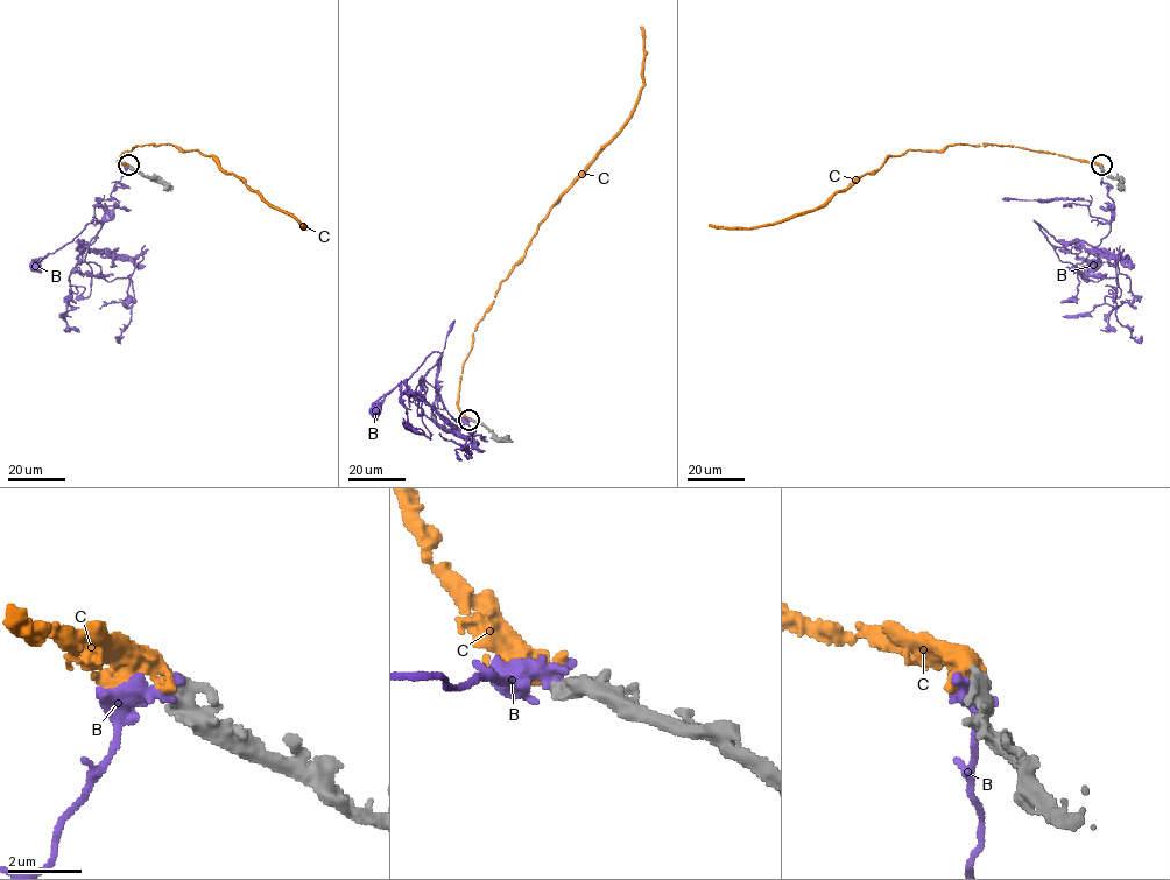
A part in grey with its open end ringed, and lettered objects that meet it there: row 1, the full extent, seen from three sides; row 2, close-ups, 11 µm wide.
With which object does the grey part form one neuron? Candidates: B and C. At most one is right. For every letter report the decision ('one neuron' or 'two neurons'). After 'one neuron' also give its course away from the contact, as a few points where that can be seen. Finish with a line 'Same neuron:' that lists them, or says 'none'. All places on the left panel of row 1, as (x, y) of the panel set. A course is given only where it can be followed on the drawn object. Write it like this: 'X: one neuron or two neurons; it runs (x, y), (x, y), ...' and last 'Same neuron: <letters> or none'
B: two neurons
C: one neuron; it runs (129, 164), (118, 161), (136, 145), (197, 150), (301, 224)
Same neuron: C

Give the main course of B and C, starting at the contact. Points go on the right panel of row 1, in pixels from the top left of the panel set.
B: (1101, 167), (1114, 213), (1111, 230), (1098, 245), (1079, 240), (1055, 247), (1034, 220), (1092, 267)
C: (1101, 164), (1007, 145), (907, 150), (890, 155), (822, 204), (781, 222), (748, 227), (709, 224)

